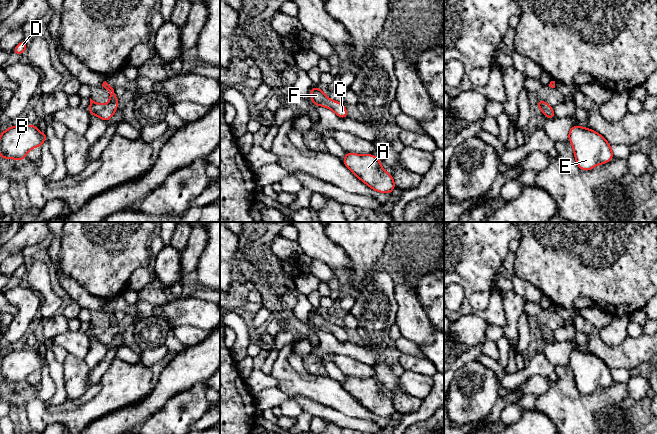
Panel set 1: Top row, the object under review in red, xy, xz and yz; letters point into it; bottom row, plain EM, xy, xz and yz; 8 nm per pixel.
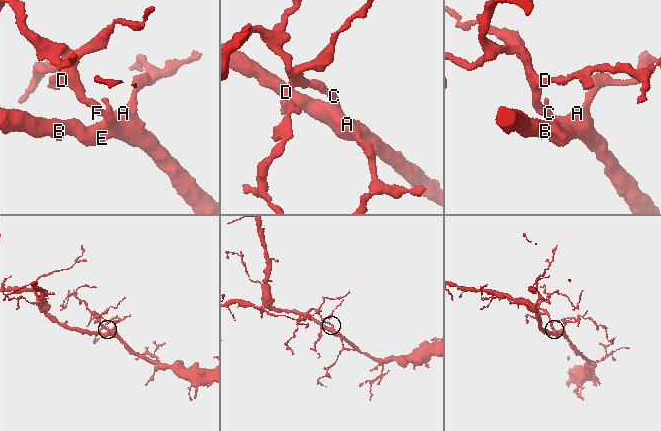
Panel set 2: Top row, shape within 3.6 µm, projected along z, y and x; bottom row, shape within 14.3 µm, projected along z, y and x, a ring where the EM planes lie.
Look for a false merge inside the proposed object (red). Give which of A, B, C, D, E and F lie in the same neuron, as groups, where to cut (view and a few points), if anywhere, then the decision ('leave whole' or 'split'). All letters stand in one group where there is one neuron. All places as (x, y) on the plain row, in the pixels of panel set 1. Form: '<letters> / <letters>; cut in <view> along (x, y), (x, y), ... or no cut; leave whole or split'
A B C D E F; no cut; leave whole

